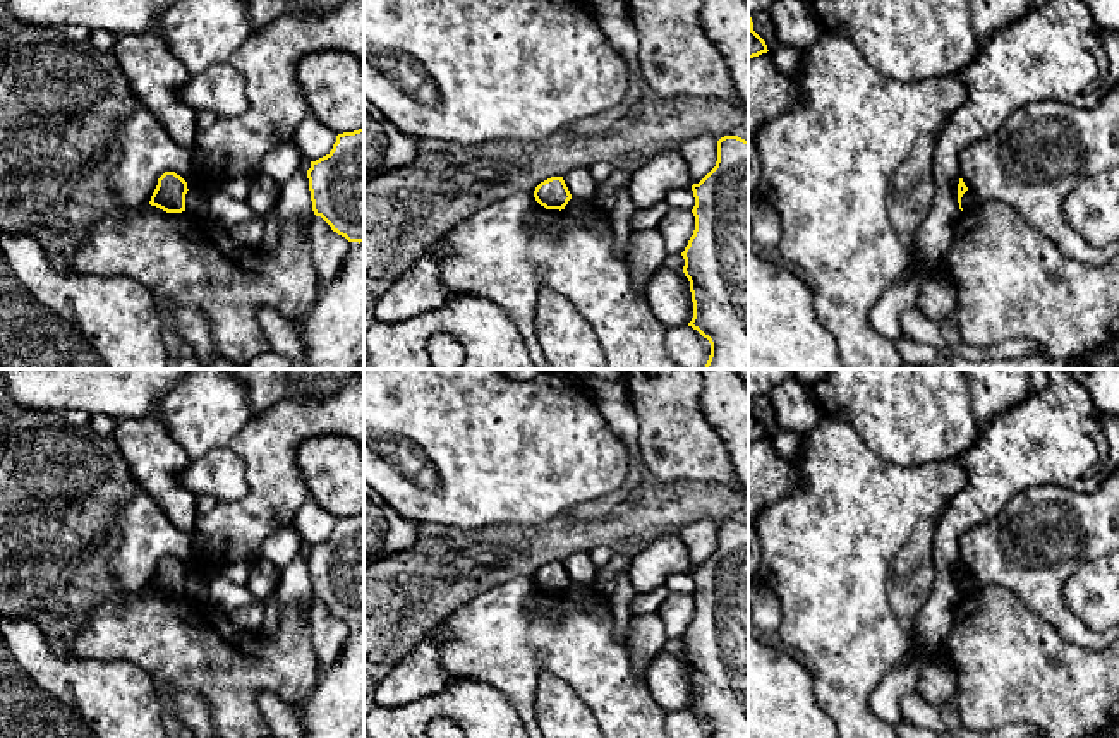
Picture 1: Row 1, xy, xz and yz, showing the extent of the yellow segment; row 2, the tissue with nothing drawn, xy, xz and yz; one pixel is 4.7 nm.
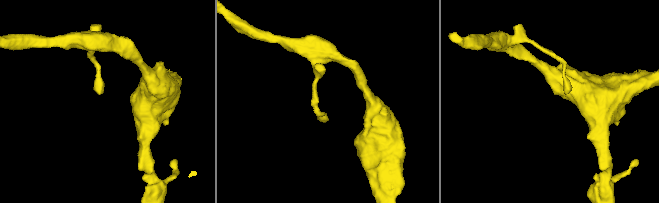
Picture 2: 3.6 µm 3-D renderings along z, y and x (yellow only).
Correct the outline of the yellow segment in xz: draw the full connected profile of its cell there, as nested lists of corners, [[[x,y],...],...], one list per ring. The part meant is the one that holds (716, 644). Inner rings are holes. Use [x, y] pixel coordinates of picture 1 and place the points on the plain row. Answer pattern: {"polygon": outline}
{"polygon": [[[721,522],[716,551],[692,575],[695,614],[681,637],[693,687],[688,711],[709,724],[711,738],[748,738],[748,525]]]}

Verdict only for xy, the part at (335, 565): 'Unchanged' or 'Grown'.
Unchanged

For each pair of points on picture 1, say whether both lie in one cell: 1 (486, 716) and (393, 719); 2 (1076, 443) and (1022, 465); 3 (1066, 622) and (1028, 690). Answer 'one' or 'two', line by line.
1: one
2: one
3: two

